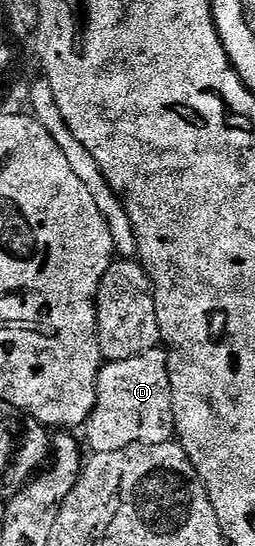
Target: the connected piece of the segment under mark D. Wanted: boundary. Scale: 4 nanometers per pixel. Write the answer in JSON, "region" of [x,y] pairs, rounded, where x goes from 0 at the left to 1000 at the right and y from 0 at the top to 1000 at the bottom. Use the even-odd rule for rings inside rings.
{"region":[[[635,636],[537,656],[408,665],[373,694],[373,742],[333,778],[373,828],[439,828],[514,813],[647,813],[686,799],[686,766],[671,760],[671,689],[655,681],[655,647]]]}

